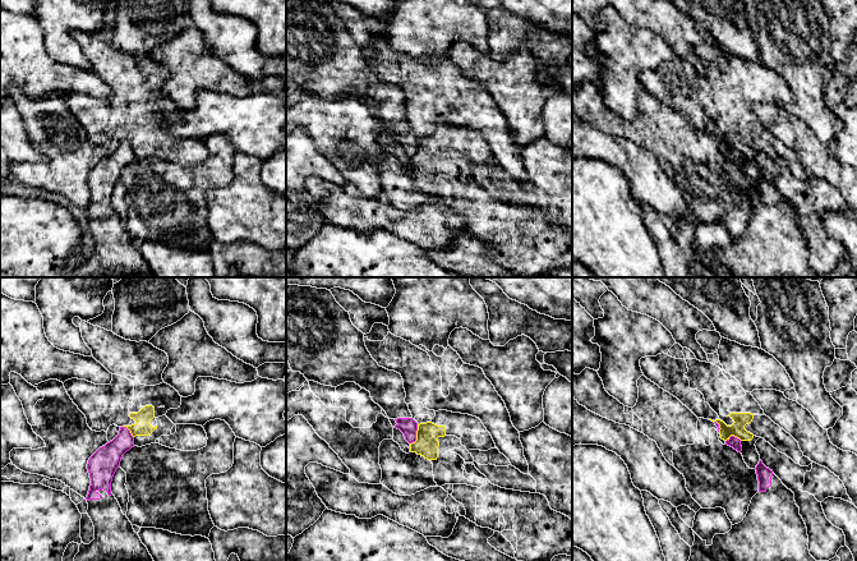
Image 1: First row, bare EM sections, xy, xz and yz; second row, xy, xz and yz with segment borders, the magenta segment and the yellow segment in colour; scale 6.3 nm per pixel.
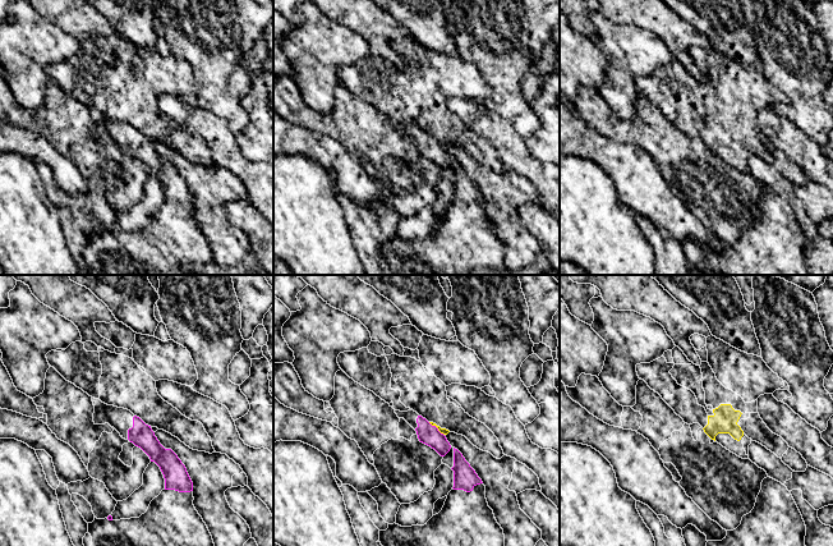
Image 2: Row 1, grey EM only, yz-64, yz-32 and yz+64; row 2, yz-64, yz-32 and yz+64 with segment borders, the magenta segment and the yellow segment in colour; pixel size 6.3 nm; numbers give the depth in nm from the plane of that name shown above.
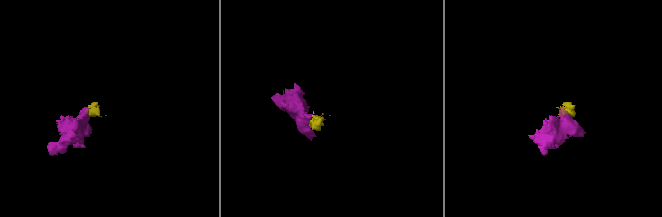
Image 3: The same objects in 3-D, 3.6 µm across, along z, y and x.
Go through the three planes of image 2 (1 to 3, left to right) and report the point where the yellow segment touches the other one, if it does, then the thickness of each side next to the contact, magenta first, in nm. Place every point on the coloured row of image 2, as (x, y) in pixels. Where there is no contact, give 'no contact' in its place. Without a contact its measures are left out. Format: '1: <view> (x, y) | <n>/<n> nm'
1: no contact
2: yz-32 (436, 427) | 130/40 nm
3: no contact

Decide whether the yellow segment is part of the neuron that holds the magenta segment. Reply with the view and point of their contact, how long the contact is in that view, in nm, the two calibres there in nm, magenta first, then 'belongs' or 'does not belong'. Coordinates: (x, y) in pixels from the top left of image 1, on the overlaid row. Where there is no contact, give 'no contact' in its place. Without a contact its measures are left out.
meets magenta in xz at (415, 435); contact 140 nm long; 110 nm thick on the magenta side, 140 nm on the other; does not belong

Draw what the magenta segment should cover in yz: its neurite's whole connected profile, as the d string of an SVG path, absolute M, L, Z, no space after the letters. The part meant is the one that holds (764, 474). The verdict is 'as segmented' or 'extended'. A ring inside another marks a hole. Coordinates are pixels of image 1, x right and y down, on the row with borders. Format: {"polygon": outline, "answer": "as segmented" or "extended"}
{"polygon": "M760 460L756 465L759 492L752 497L743 520L725 534L715 534L708 546L695 532L688 561L816 561L808 551L806 524L794 493Z", "answer": "extended"}

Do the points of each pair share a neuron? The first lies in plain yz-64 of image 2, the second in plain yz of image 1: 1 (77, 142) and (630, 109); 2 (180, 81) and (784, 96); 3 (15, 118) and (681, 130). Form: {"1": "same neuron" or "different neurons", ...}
{"1": "different neurons", "2": "same neuron", "3": "same neuron"}

